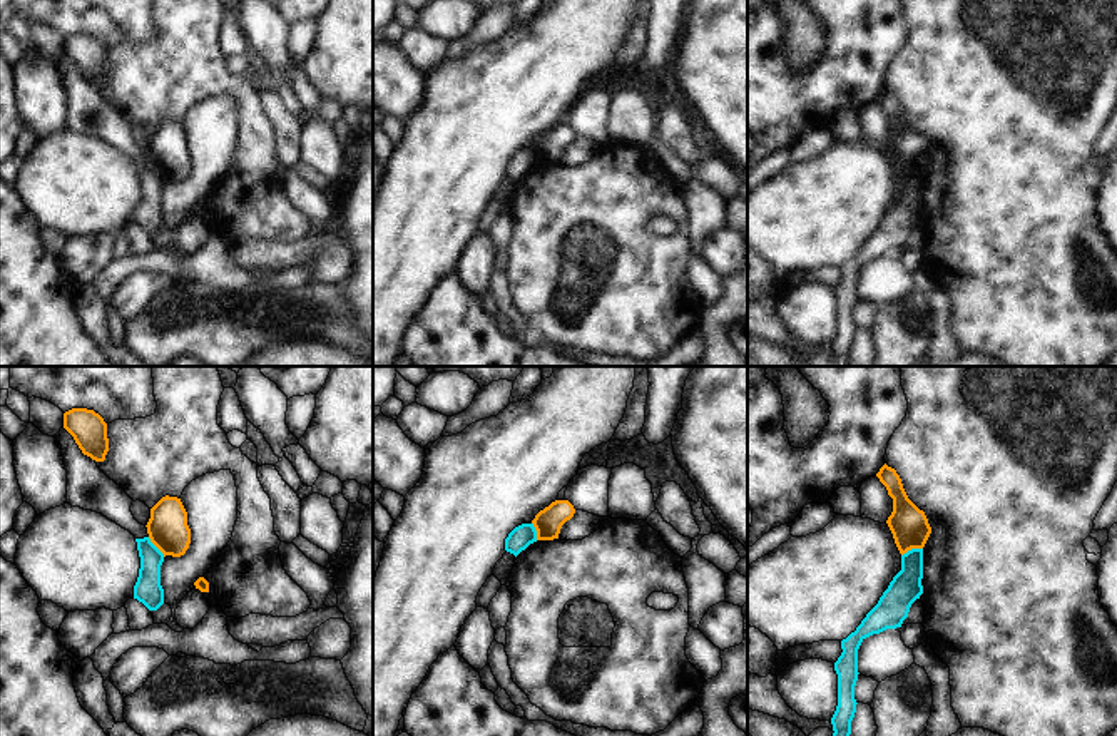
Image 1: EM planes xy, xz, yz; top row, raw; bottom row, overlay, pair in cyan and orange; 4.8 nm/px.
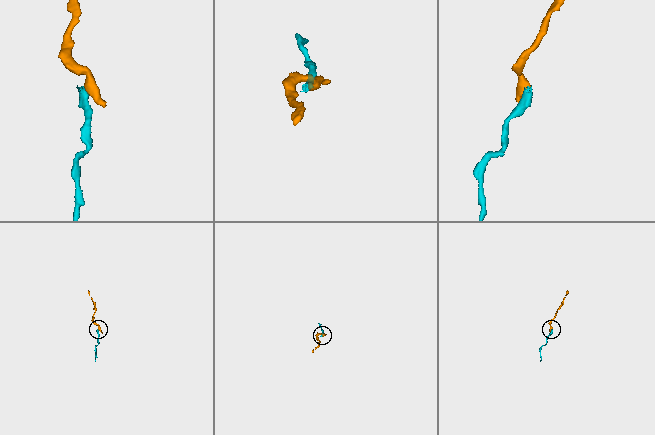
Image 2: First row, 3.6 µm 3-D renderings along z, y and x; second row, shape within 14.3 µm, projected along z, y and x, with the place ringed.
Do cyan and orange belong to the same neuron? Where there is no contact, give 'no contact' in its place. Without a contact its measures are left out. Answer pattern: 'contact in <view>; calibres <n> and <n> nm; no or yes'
contact in yz; calibres 150 and 180 nm; no

